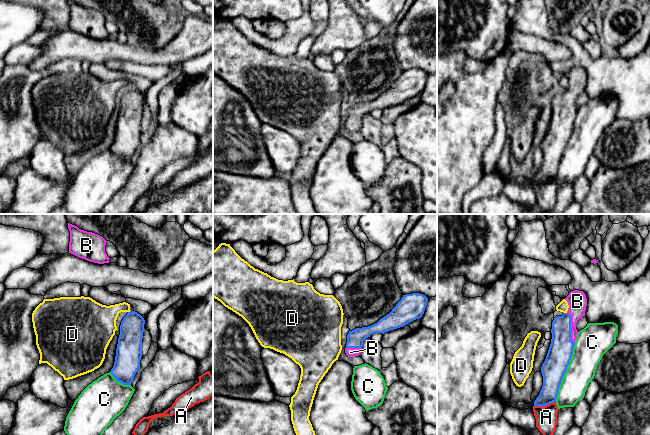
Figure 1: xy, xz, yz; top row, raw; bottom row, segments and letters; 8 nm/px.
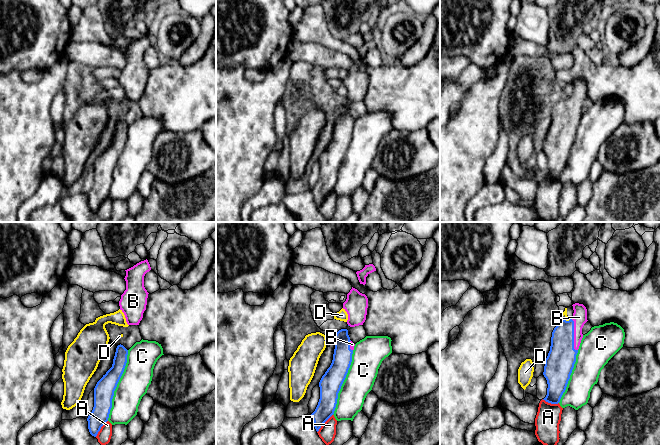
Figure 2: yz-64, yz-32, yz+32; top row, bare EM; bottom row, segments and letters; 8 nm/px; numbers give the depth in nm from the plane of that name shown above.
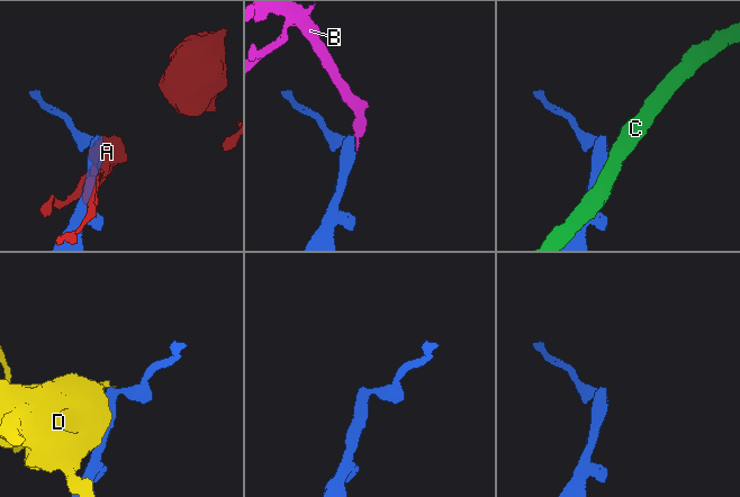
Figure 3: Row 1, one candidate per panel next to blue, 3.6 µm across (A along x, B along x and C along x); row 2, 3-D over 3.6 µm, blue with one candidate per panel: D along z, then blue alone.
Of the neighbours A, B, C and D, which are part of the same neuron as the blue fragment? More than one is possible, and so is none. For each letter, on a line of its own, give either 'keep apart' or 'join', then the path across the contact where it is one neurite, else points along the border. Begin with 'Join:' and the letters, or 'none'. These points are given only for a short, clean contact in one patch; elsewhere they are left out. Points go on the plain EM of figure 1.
Join: B
A: keep apart
B: join
C: keep apart
D: keep apart

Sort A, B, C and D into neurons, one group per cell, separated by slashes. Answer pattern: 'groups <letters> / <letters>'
groups A / B / C / D

